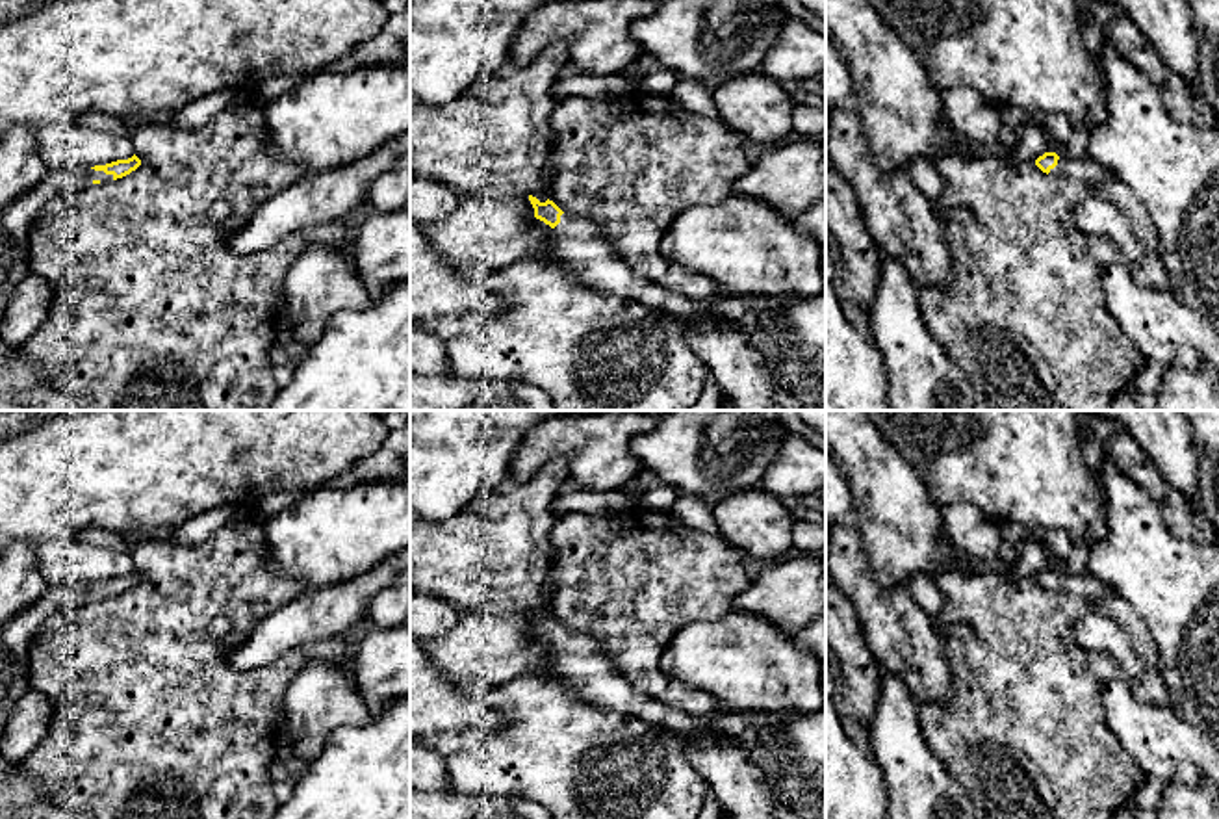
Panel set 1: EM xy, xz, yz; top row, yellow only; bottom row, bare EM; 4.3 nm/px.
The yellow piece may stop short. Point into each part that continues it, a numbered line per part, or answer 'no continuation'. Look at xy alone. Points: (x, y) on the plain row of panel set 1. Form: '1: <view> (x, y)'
1: xy (15, 637)

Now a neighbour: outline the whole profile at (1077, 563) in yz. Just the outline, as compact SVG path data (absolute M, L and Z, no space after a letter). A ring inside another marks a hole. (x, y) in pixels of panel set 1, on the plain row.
M1074 544L1071 557L1065 563L1058 563L1054 568L1061 574L1078 576L1087 570L1089 548L1085 544Z

